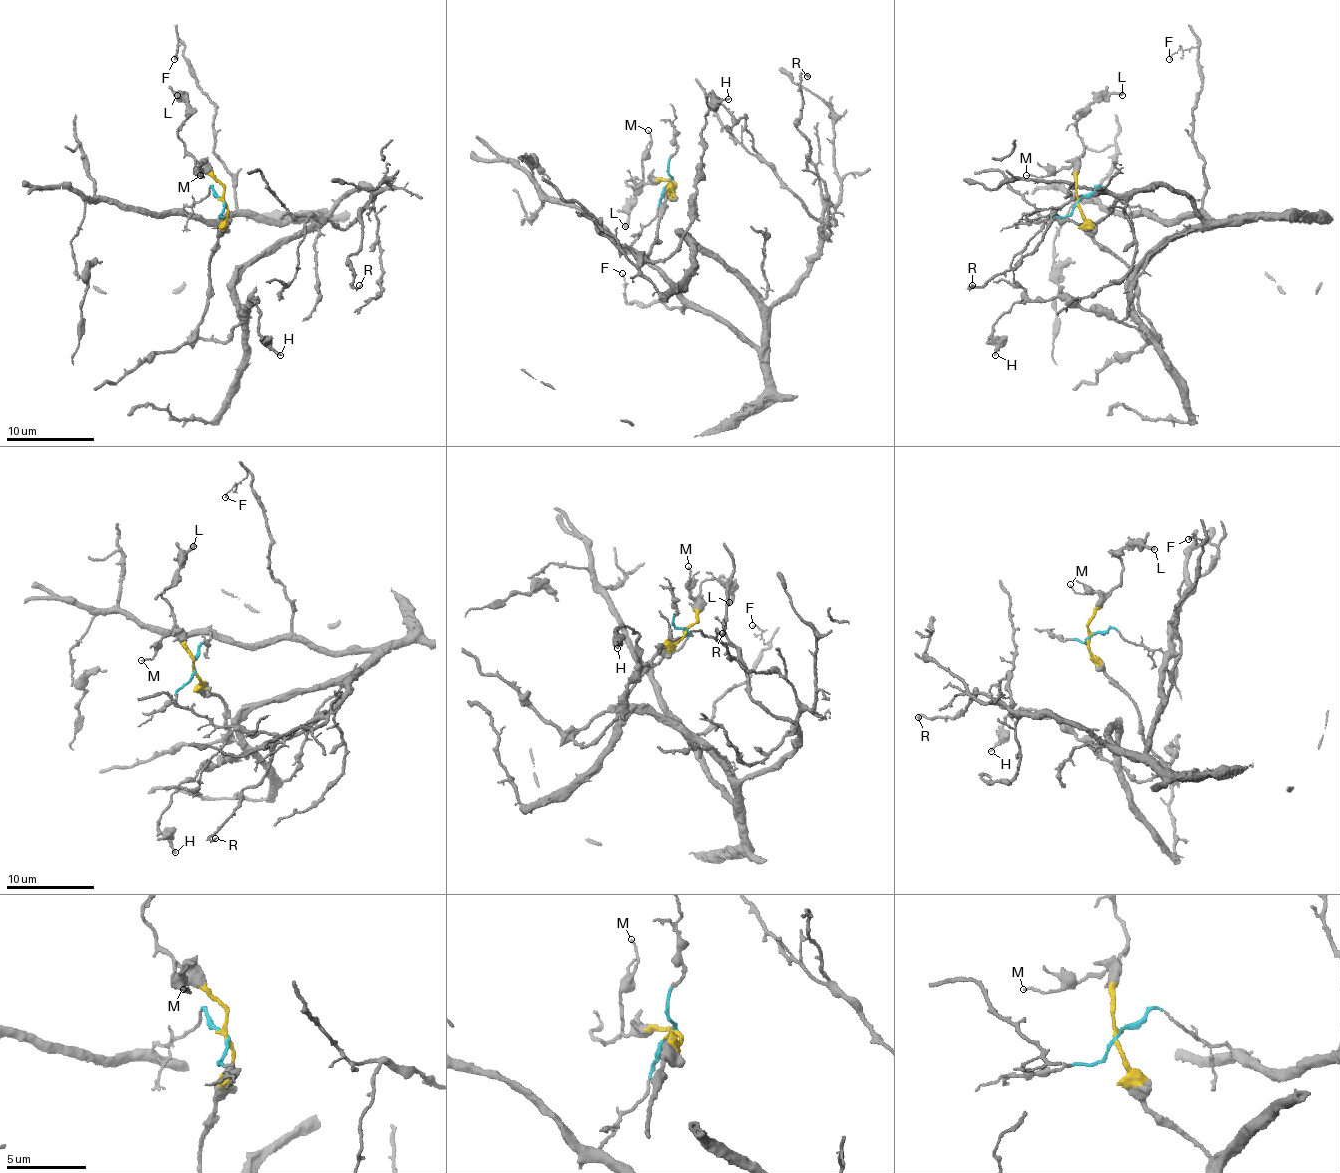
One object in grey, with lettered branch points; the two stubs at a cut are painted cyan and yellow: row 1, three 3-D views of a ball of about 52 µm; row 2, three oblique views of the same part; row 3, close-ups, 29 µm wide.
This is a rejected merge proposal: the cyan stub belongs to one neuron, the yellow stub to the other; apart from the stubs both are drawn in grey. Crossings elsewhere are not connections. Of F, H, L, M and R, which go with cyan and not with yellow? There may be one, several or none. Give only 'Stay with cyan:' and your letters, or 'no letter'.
Stay with cyan: F, R

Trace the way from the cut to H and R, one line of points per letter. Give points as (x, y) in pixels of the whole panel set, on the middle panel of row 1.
H: (669, 182), (676, 187), (665, 202), (649, 260), (665, 260), (691, 220), (707, 97), (729, 99)
R: (669, 182), (632, 246), (691, 304), (759, 345), (768, 310), (819, 244), (823, 193), (797, 127), (808, 77)

